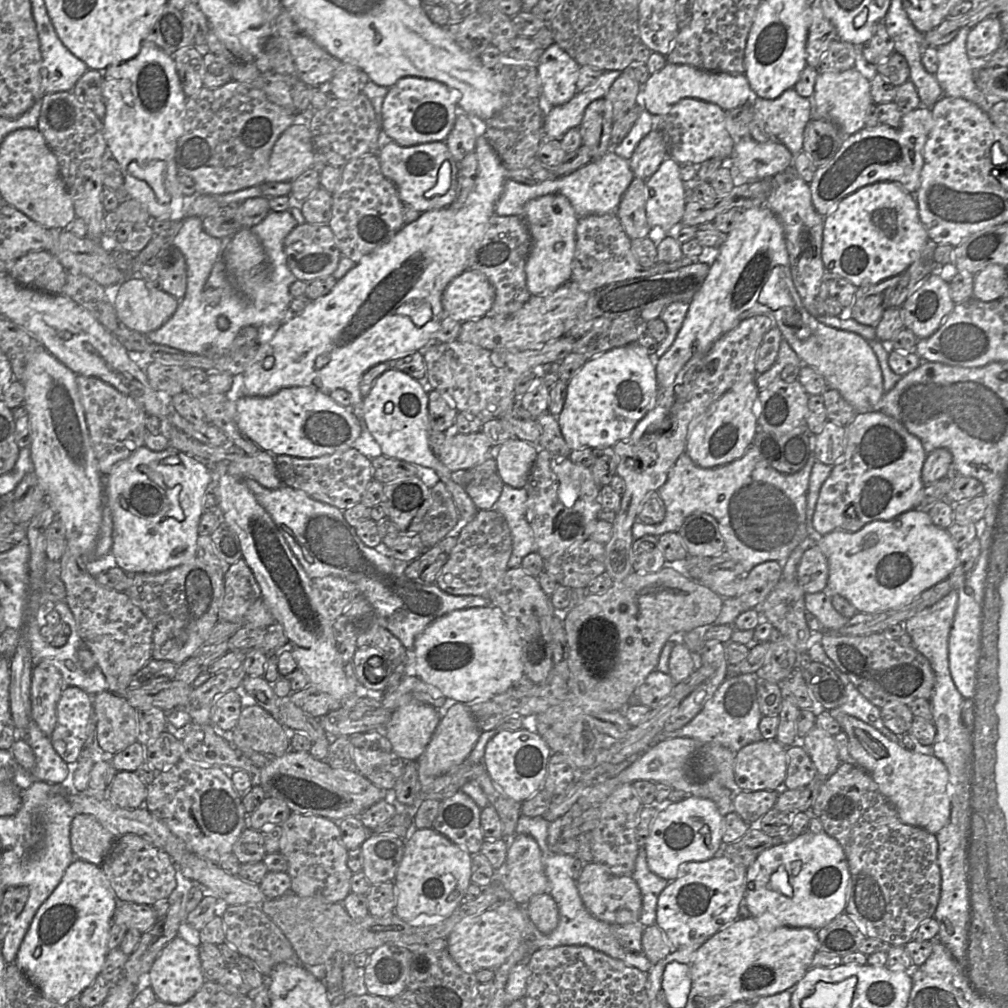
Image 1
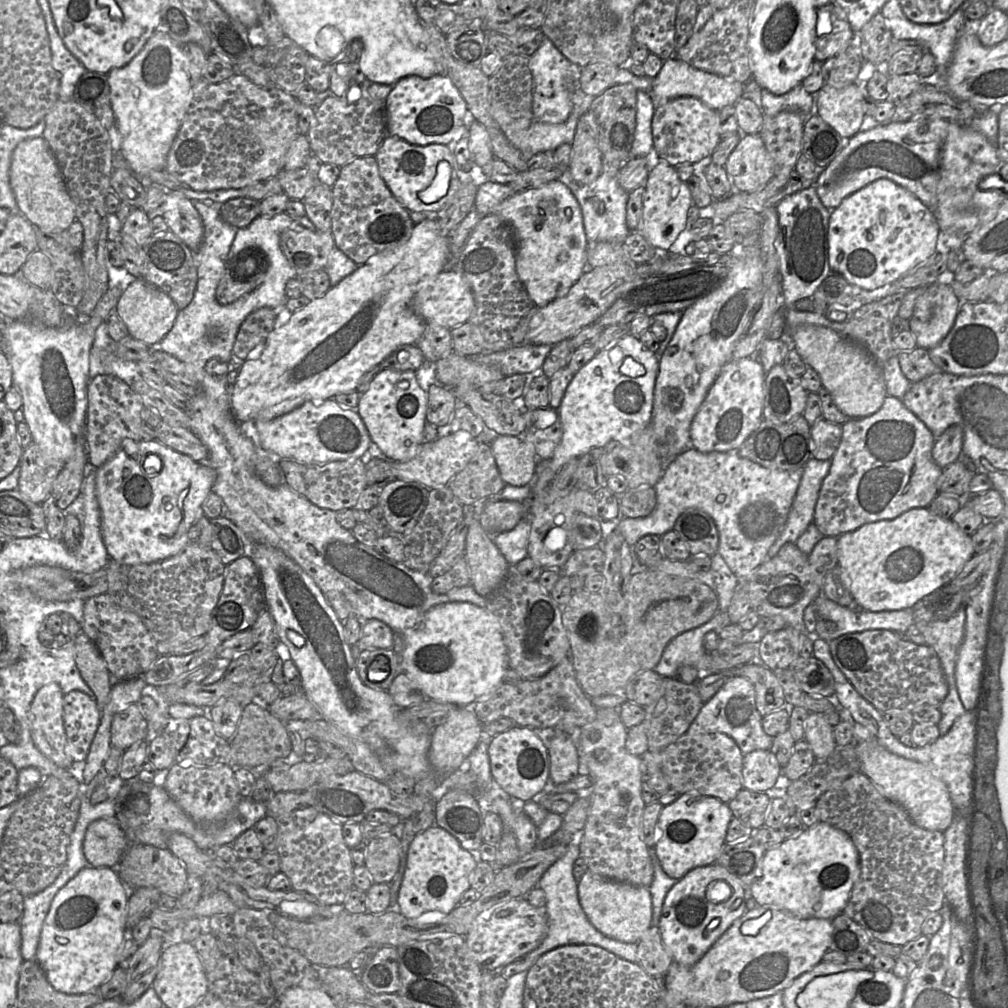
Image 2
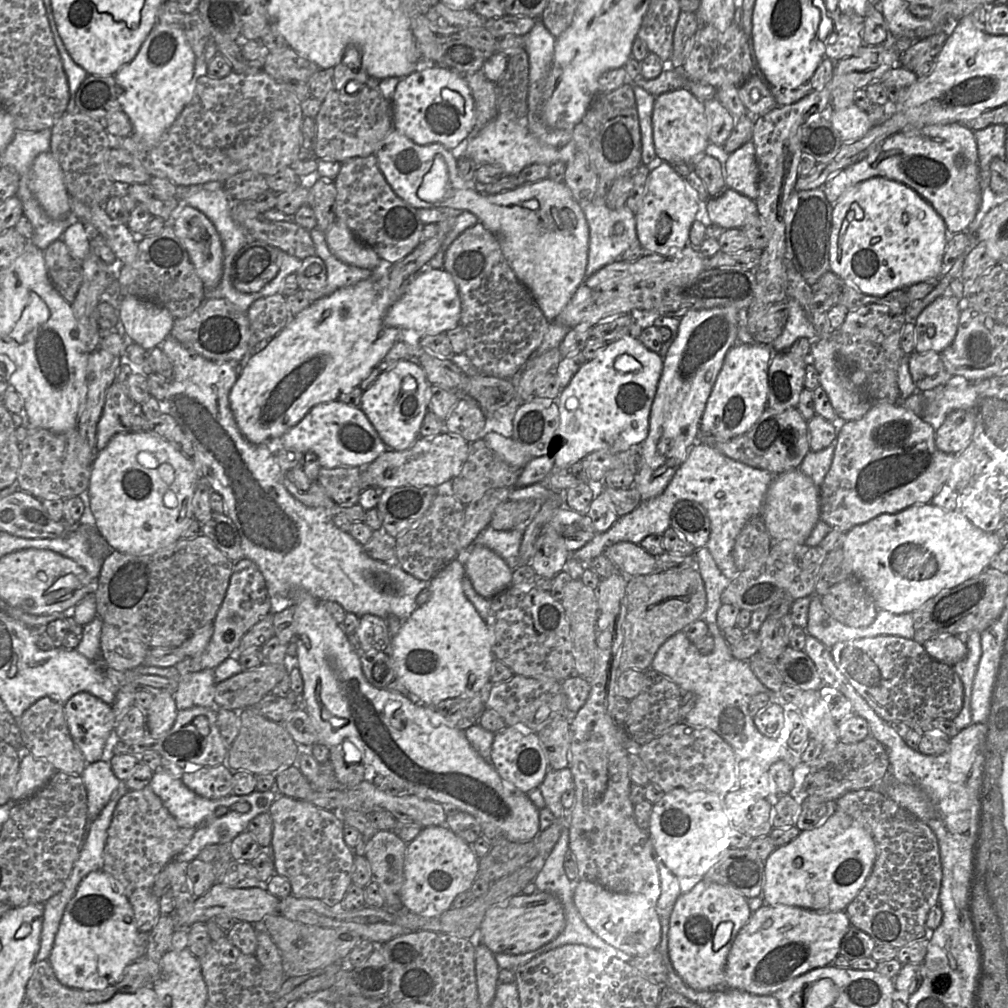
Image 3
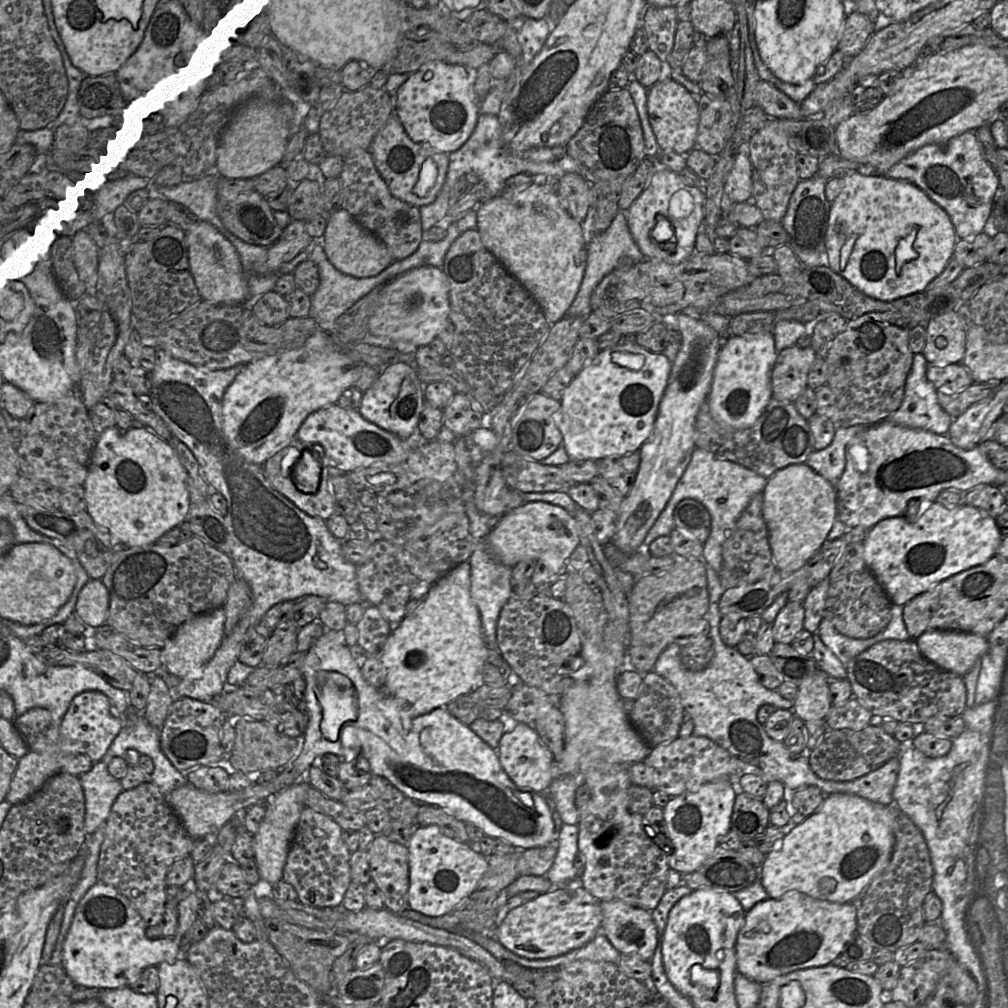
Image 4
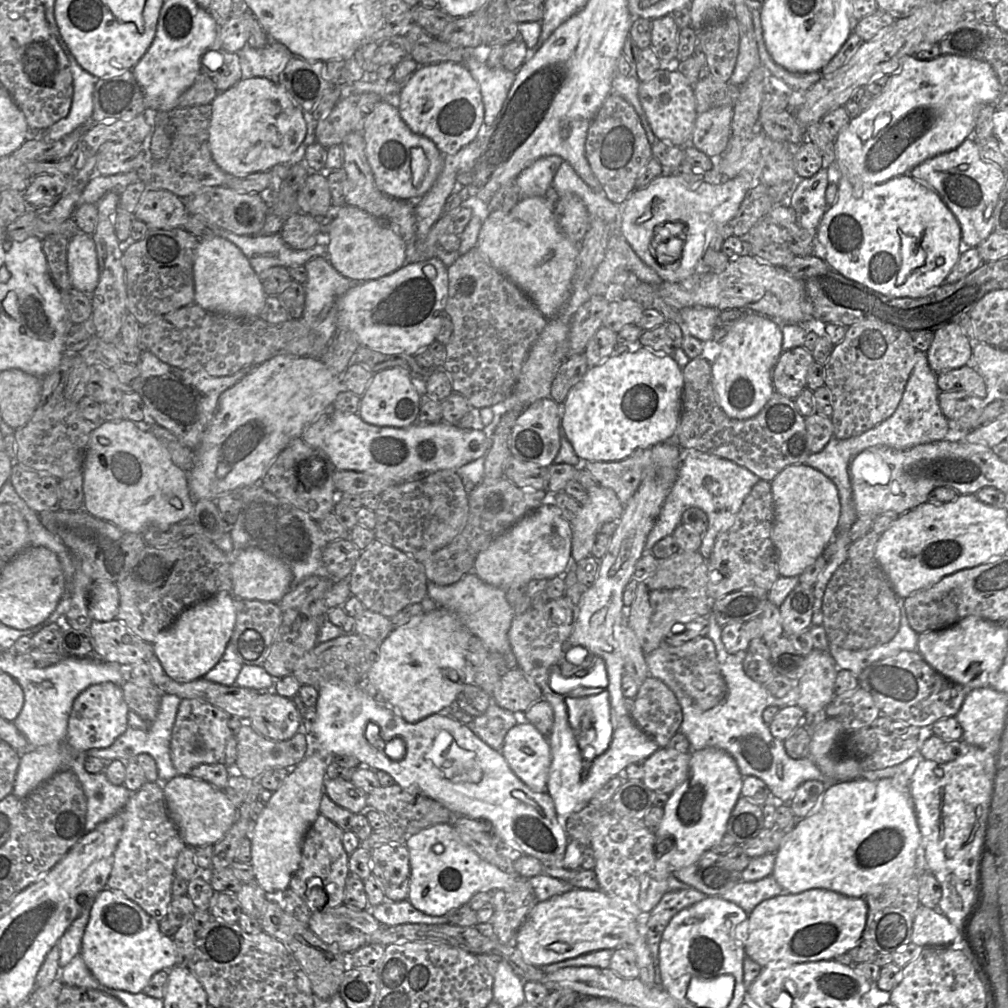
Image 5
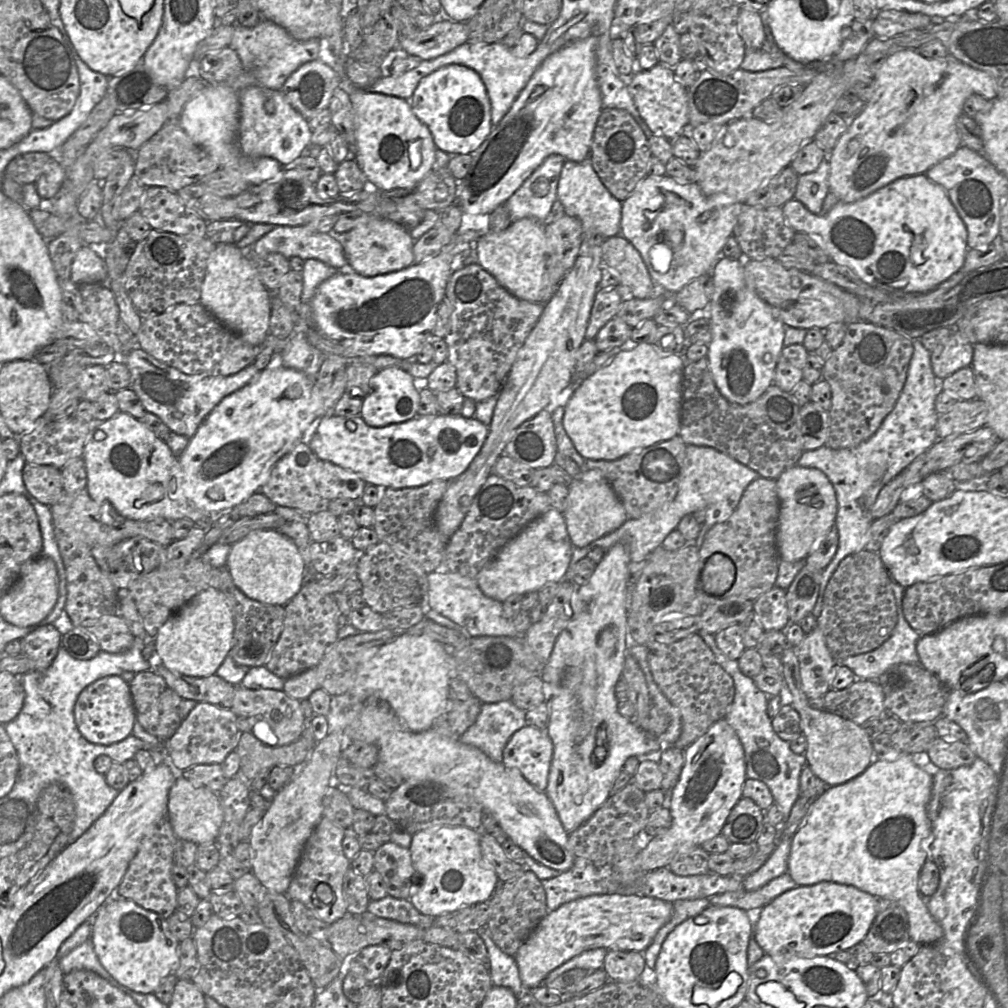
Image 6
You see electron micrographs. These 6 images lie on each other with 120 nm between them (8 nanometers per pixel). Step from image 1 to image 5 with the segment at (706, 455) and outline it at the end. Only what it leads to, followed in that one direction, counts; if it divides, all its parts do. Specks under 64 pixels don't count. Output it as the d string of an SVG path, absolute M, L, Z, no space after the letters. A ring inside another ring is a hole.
M746 313L730 324L720 345L720 353L711 364L718 403L729 418L745 420L754 417L774 392L772 371L783 352L781 327L770 317Z

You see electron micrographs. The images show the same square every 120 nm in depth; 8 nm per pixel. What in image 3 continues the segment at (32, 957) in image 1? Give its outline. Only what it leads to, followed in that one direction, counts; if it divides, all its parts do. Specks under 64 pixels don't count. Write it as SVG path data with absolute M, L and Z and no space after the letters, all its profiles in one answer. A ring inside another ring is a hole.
M102 869L93 871L83 878L65 907L48 962L56 978L64 986L82 990L101 990L117 984L125 967L139 959L139 947L136 945L138 933L134 910L122 885Z

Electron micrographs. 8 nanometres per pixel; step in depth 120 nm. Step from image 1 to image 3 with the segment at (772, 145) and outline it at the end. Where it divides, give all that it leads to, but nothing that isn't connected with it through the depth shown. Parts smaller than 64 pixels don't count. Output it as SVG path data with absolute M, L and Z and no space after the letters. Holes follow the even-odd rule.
M748 141L728 155L724 164L726 187L755 201L758 196L759 170L755 146Z

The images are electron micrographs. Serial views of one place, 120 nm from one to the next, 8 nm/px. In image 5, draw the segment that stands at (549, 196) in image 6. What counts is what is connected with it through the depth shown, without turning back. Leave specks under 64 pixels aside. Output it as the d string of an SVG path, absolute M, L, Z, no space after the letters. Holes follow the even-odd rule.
M557 155L545 156L525 168L516 178L520 199L536 196L545 197L563 161Z

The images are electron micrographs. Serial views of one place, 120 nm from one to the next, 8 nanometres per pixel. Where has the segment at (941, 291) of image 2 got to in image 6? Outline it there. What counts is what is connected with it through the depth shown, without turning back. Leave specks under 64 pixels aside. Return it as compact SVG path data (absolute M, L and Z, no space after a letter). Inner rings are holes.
M956 329L931 352L932 370L945 379L958 370L971 366L974 346Z

